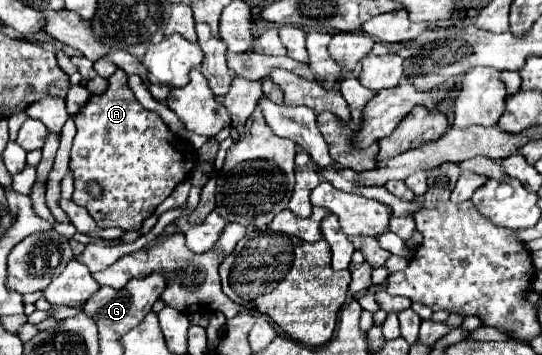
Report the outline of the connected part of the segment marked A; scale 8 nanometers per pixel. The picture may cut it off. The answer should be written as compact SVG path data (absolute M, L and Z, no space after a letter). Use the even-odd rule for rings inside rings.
M118 69L108 81L110 81L108 91L102 93L102 95L92 95L90 101L84 105L84 109L74 117L74 121L76 121L76 137L74 137L70 155L70 169L72 173L74 173L74 203L86 207L88 213L92 215L92 219L94 219L96 223L100 223L102 229L104 229L104 227L120 227L120 229L124 229L124 231L130 231L130 229L136 229L136 231L138 231L138 229L142 227L142 221L144 221L148 215L154 213L154 209L174 191L174 187L176 187L182 179L186 179L188 173L192 173L192 169L194 169L194 165L196 165L196 159L194 159L194 163L192 163L192 145L190 145L186 139L182 139L182 143L180 143L180 139L164 125L164 121L160 119L160 115L144 109L144 107L136 101L136 97L132 95L132 89L128 87L128 77L126 77L124 71ZM90 181L96 181L96 183L100 185L102 193L100 193L98 197L88 195L88 183L90 183Z

